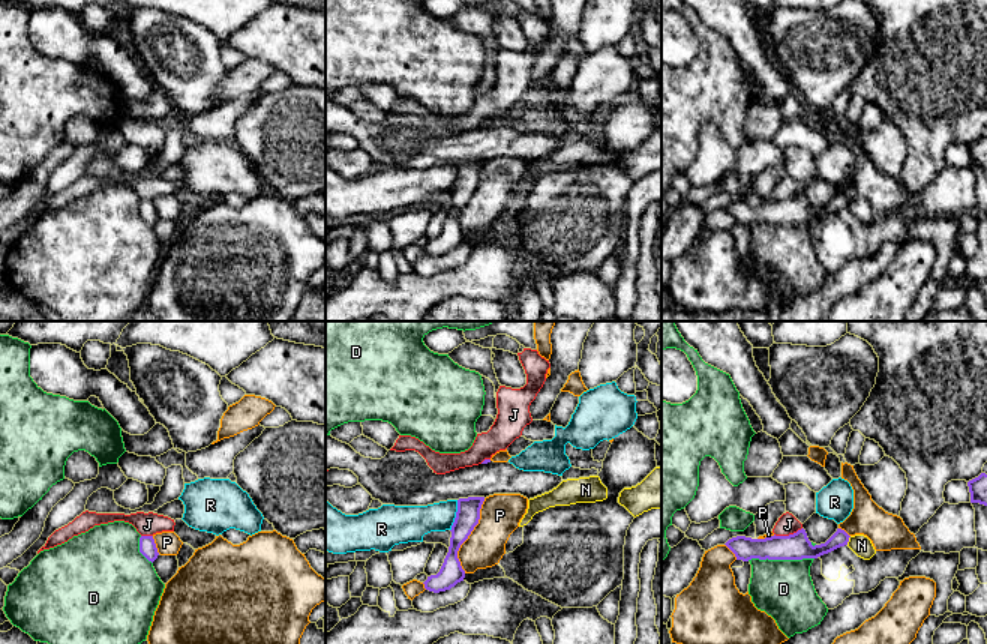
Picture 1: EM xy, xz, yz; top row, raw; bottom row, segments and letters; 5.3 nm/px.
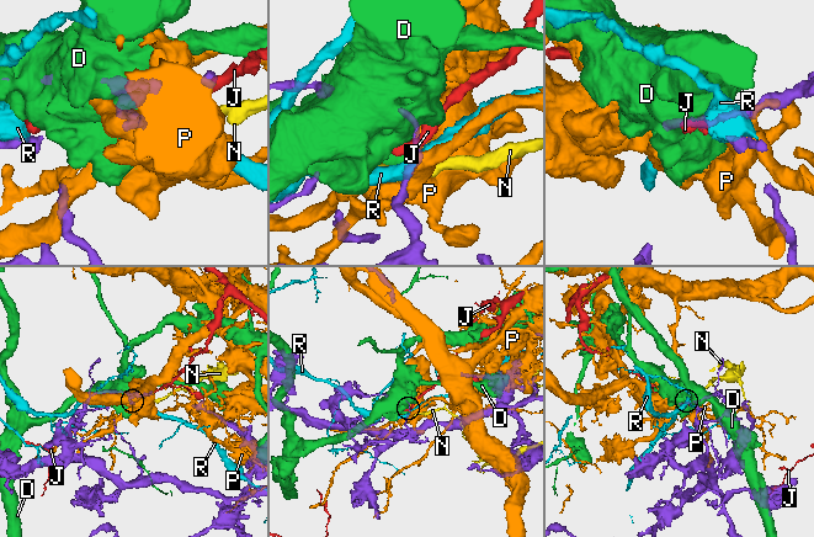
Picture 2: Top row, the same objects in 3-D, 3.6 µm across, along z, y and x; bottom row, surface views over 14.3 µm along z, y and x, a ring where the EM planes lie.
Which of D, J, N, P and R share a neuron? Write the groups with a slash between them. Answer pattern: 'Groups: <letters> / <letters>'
Groups: D / J / N / P / R

